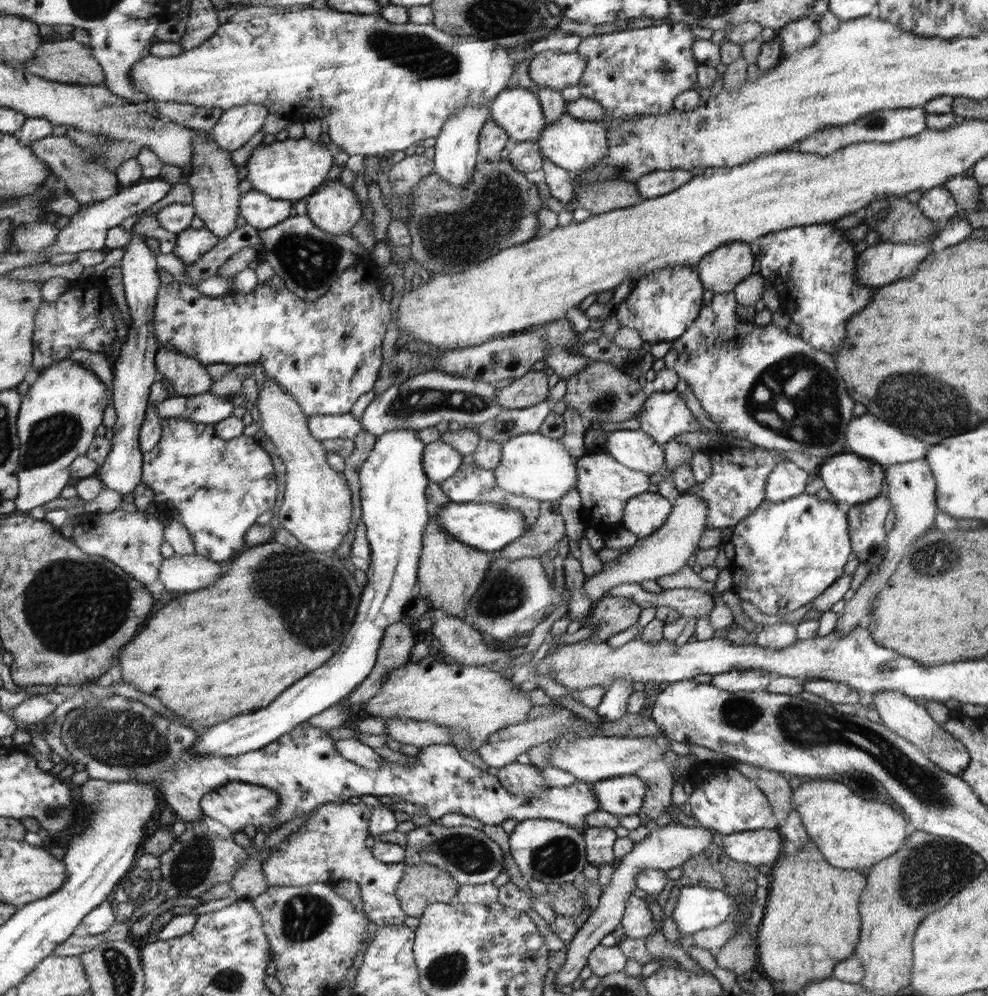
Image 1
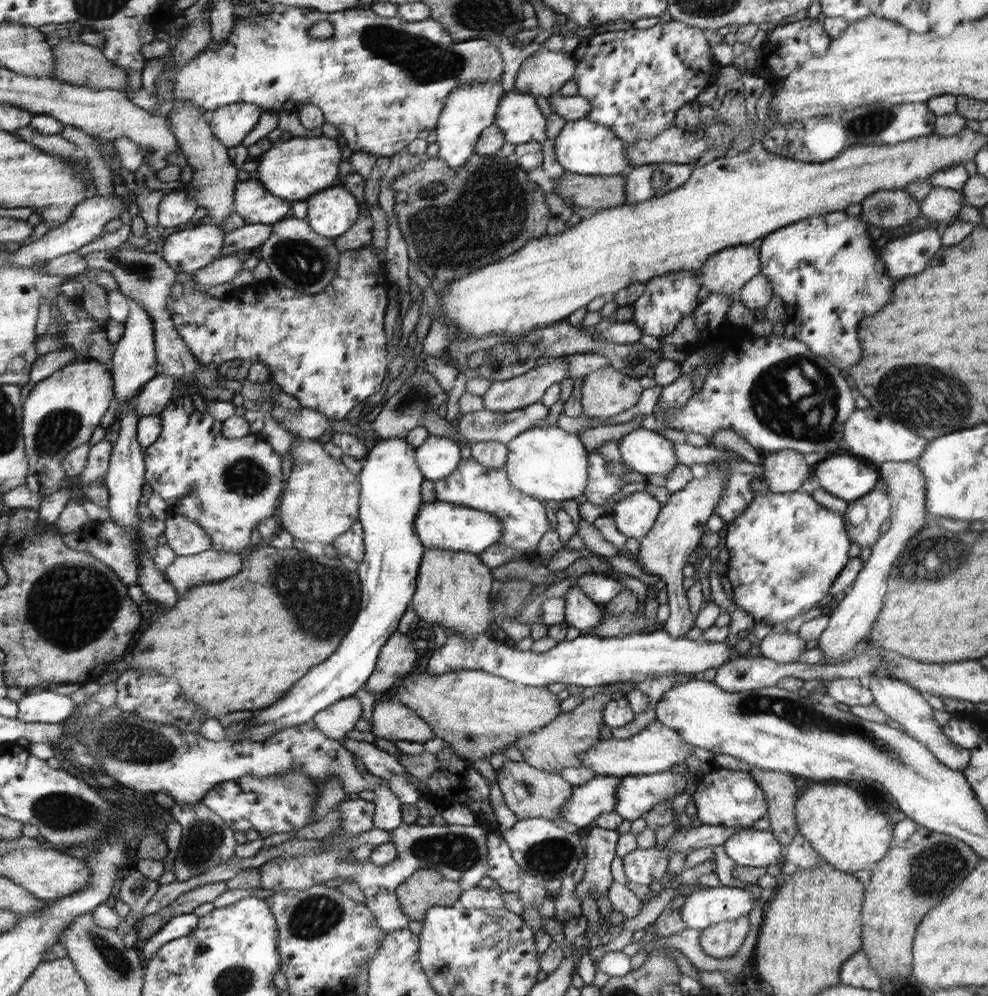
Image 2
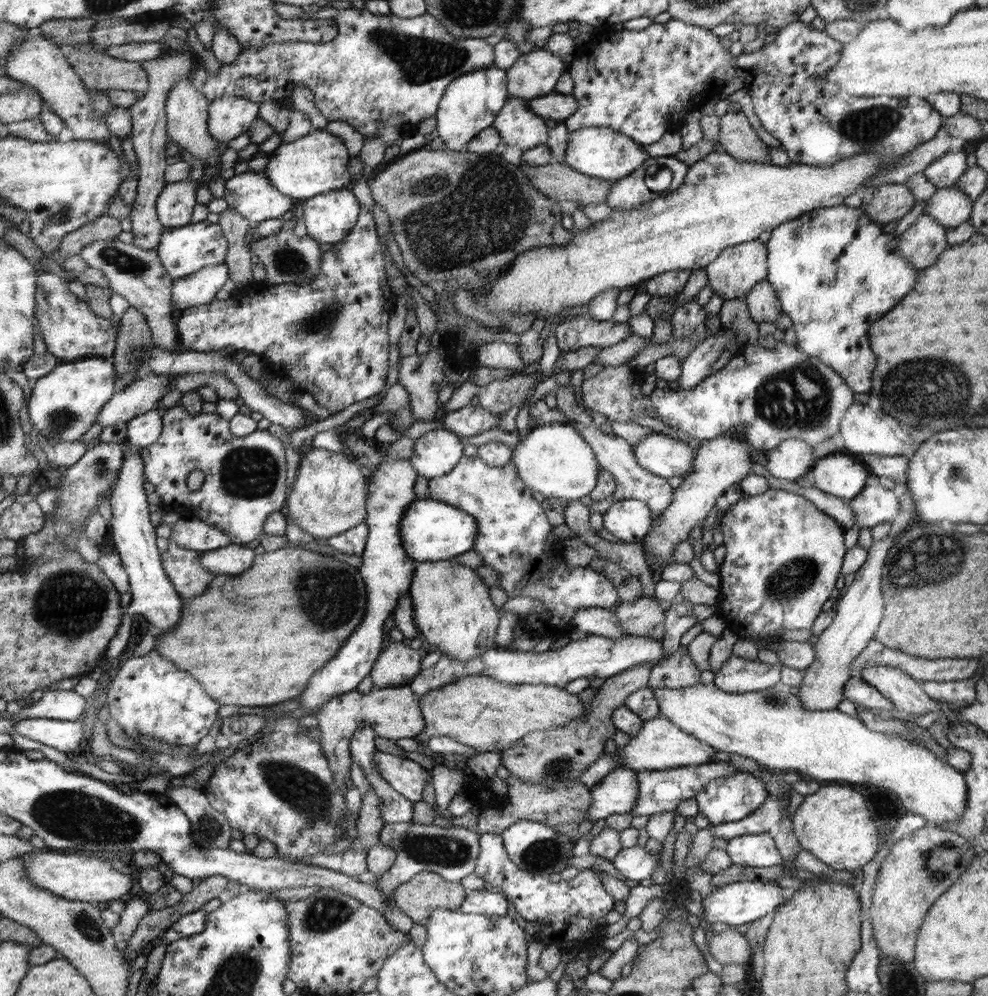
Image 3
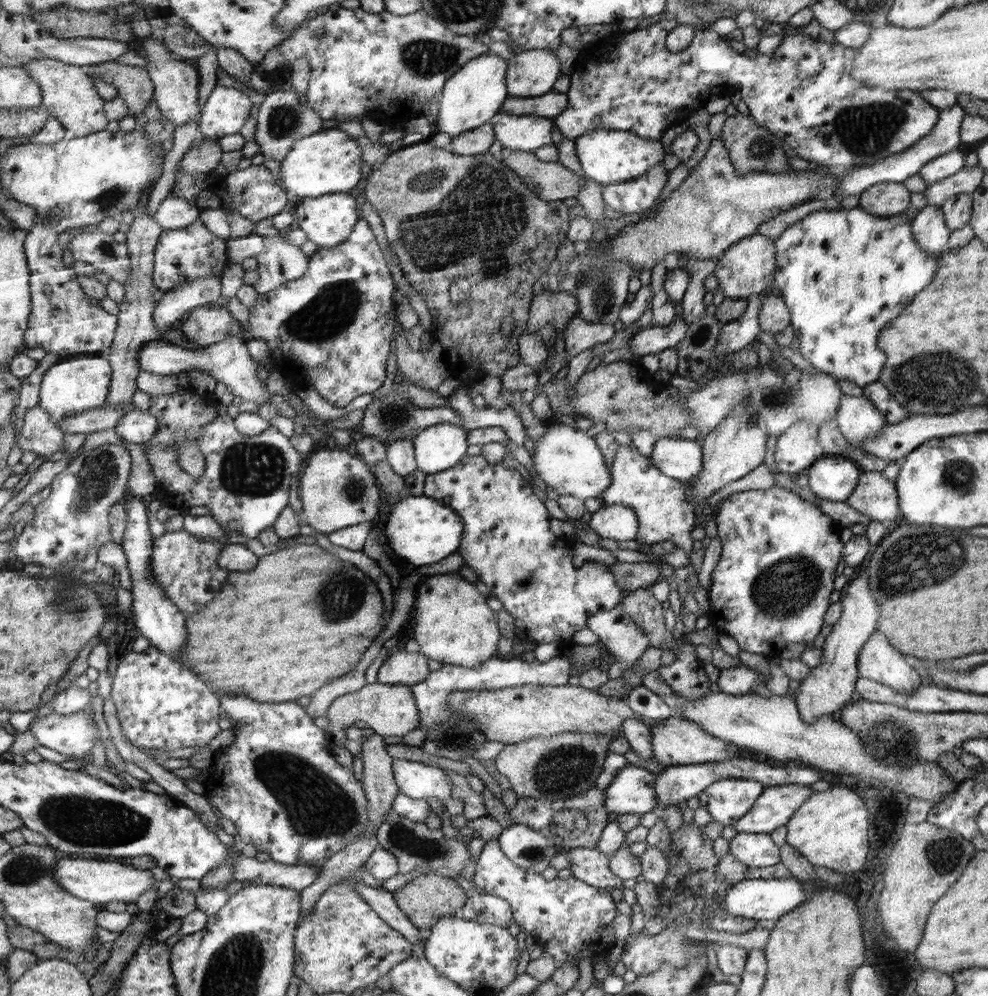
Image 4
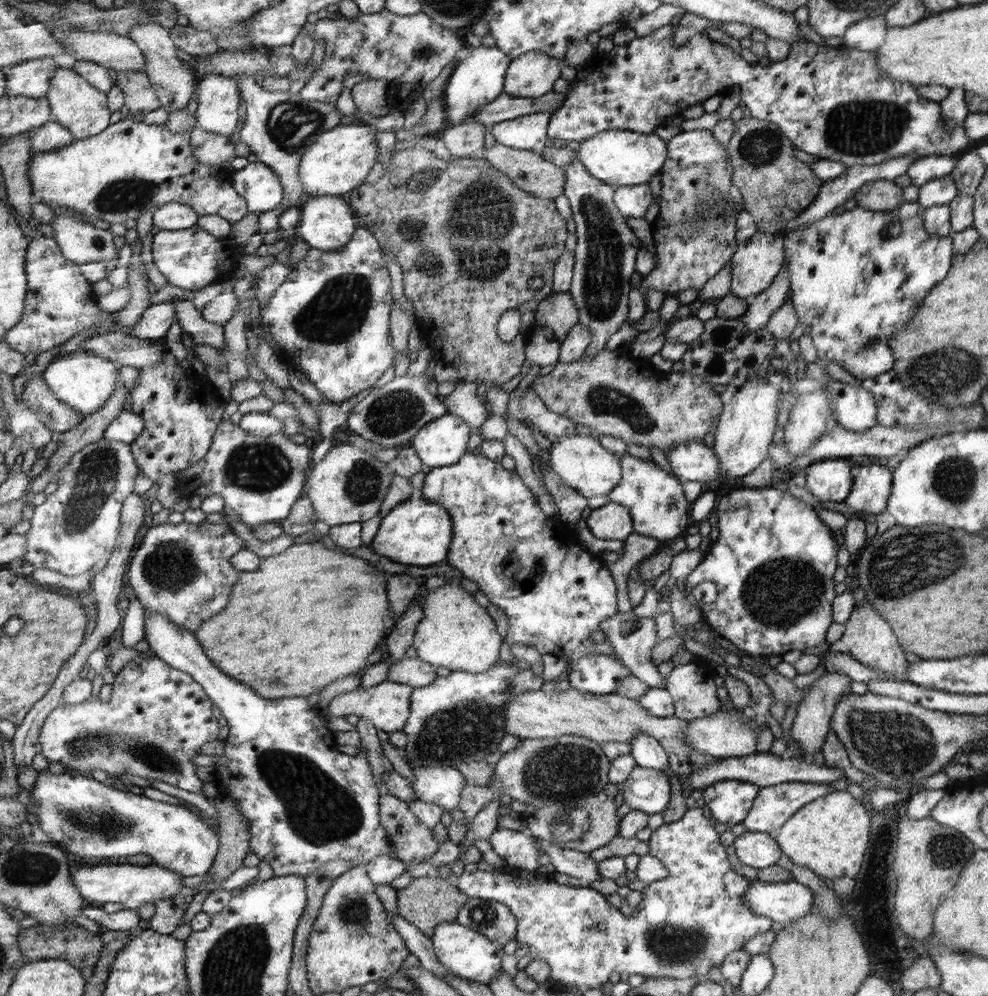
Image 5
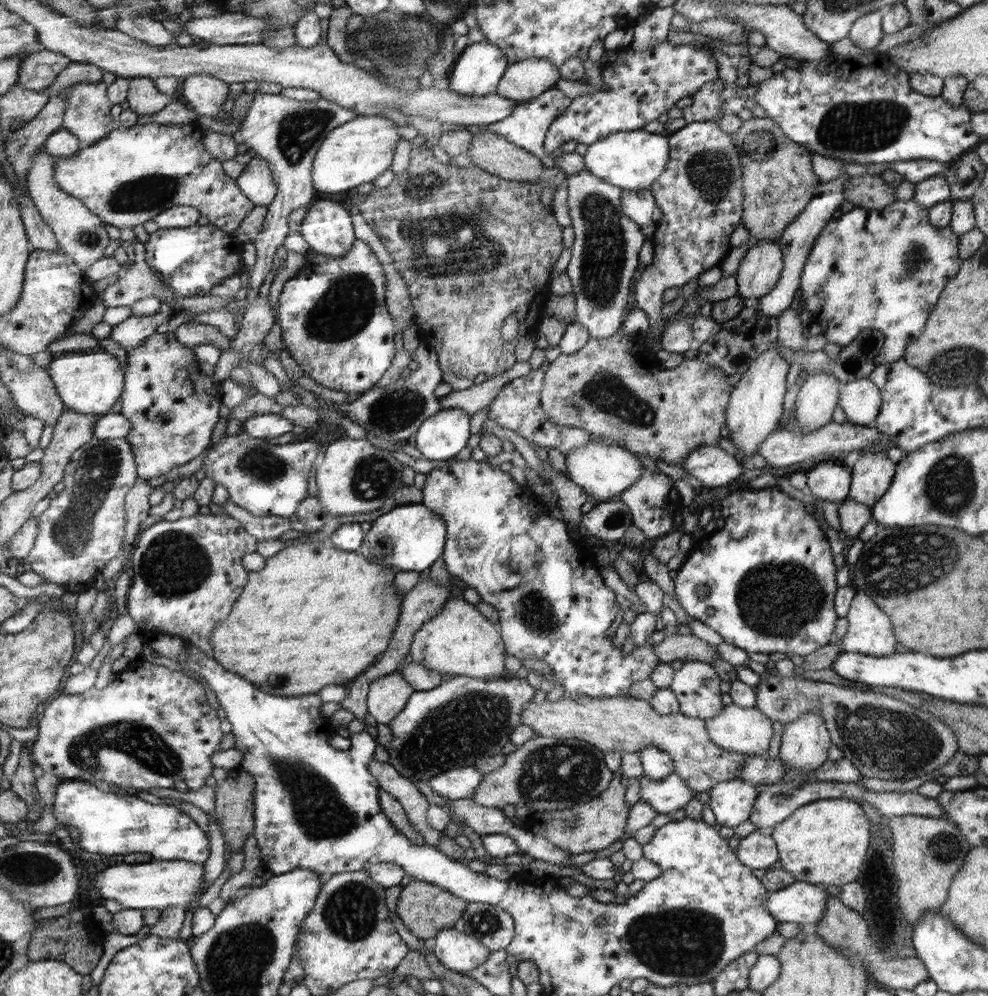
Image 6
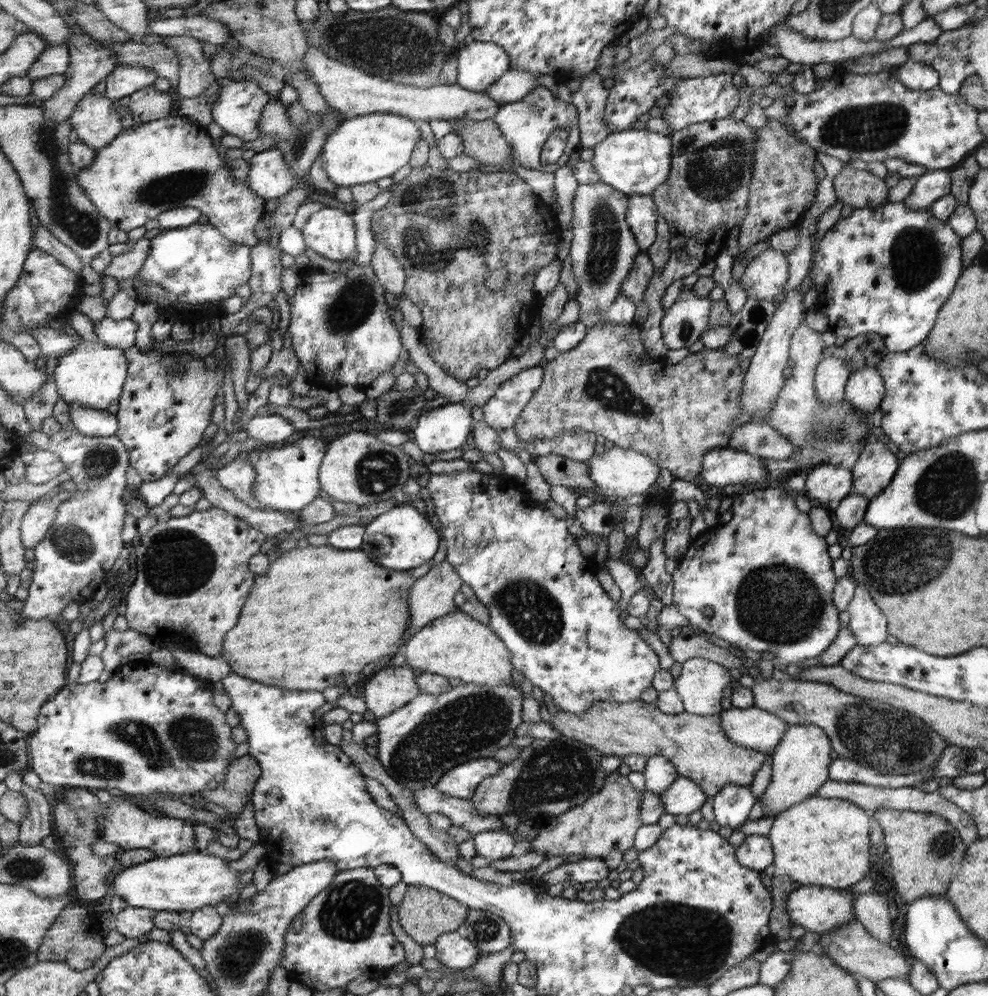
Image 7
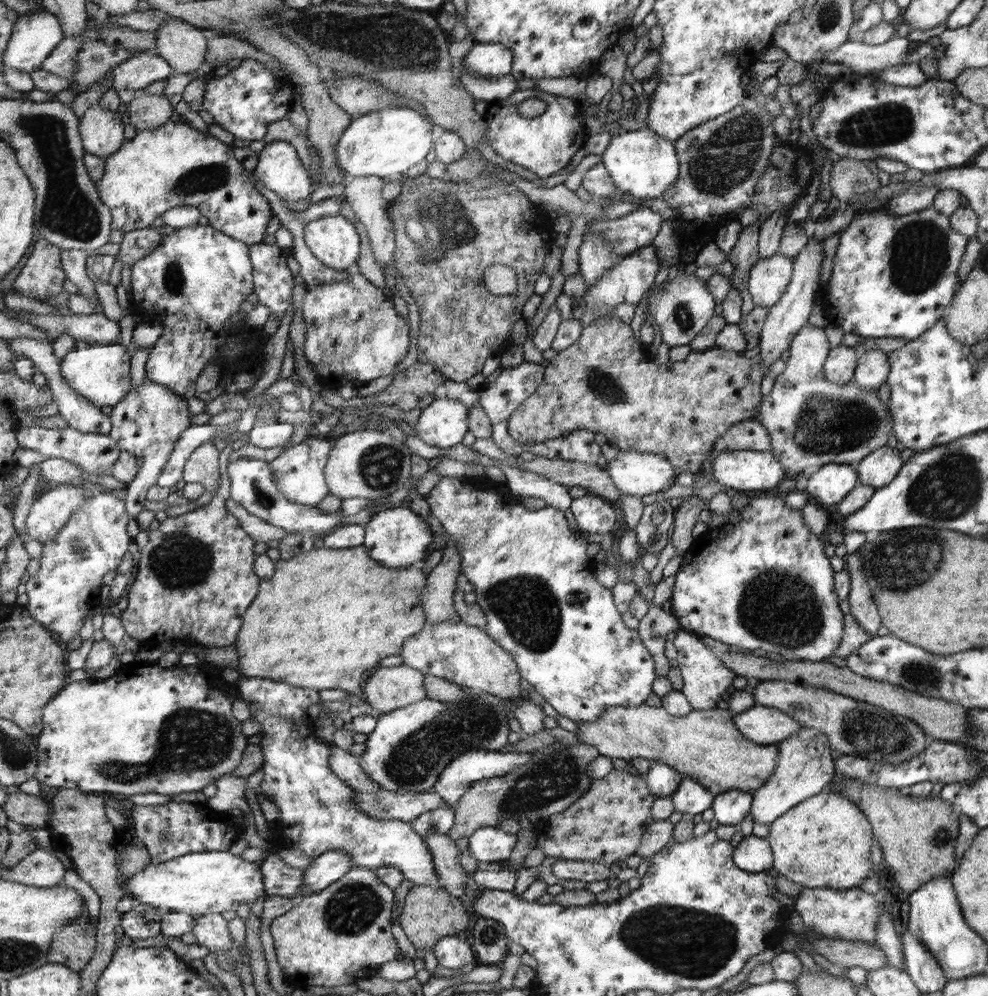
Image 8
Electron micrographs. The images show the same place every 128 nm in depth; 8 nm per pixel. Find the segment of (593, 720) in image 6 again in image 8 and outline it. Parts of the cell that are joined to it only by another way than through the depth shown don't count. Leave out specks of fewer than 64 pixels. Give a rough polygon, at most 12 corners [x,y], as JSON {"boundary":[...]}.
{"boundary":[[718,707],[606,708],[575,735],[668,764],[714,798],[765,787],[778,745]]}

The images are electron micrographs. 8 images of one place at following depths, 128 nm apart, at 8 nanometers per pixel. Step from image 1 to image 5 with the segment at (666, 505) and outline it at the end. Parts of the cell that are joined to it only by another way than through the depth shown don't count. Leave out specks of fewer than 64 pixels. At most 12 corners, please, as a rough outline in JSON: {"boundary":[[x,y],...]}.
{"boundary":[[610,501],[586,523],[596,538],[626,540],[633,516]]}

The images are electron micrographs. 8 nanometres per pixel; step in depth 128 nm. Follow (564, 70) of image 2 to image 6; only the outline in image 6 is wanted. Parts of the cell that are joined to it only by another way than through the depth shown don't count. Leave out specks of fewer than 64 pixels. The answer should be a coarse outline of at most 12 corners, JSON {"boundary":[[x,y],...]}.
{"boundary":[[548,59],[509,63],[497,88],[512,101],[528,101],[560,79]]}

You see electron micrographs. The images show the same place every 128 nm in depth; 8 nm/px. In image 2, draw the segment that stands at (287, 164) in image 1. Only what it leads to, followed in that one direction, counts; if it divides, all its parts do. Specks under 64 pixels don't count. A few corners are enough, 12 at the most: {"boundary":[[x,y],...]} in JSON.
{"boundary":[[324,134],[277,141],[256,180],[291,202],[330,188],[340,146]]}

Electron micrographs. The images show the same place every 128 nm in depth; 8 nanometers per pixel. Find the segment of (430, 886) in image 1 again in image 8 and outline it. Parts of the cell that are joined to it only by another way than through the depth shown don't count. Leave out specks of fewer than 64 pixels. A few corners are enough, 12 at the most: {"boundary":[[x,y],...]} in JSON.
{"boundary":[[416,886],[400,926],[416,949],[472,925],[460,896]]}

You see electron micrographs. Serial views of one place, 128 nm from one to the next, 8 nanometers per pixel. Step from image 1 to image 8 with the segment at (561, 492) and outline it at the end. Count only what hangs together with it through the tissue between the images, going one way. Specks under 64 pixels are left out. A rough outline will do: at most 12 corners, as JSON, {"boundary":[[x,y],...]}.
{"boundary":[[618,452],[605,468],[624,494],[646,496],[675,483],[658,453]]}

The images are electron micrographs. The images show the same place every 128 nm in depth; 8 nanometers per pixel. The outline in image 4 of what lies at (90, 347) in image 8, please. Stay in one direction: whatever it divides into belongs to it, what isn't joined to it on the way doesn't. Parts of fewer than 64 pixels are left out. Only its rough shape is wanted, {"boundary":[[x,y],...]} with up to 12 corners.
{"boundary":[[105,355],[60,359],[37,405],[55,425],[104,407],[113,366]]}

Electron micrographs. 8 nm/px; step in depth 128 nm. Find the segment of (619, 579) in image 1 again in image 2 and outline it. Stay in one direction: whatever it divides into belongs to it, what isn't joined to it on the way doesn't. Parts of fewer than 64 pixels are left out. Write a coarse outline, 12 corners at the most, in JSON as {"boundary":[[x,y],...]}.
{"boundary":[[708,464],[663,504],[632,556],[665,581],[674,638],[696,626],[682,570],[725,494]]}

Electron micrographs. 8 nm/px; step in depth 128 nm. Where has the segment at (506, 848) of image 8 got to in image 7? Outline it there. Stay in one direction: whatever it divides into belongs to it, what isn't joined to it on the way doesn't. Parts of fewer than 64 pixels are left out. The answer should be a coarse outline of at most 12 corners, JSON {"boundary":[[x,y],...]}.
{"boundary":[[502,830],[474,834],[476,854],[491,861],[513,856],[514,836]]}

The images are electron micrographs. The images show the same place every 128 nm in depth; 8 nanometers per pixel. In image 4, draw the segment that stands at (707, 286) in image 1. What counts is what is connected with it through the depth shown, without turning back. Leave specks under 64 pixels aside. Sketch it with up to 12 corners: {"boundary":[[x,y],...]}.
{"boundary":[[757,233],[724,251],[714,275],[731,299],[775,290],[776,244]]}

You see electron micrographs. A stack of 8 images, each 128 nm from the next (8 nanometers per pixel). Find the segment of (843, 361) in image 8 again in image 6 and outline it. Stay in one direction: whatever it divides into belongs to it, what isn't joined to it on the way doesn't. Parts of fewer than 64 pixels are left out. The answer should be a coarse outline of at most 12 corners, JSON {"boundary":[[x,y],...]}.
{"boundary":[[810,374],[796,396],[800,430],[832,422],[843,383]]}

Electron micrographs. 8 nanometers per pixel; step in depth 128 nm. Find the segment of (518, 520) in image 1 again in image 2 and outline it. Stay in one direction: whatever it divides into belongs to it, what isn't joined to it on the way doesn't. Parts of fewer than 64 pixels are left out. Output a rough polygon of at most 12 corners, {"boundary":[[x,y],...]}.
{"boundary":[[424,502],[425,549],[484,552],[502,538],[489,512]]}

